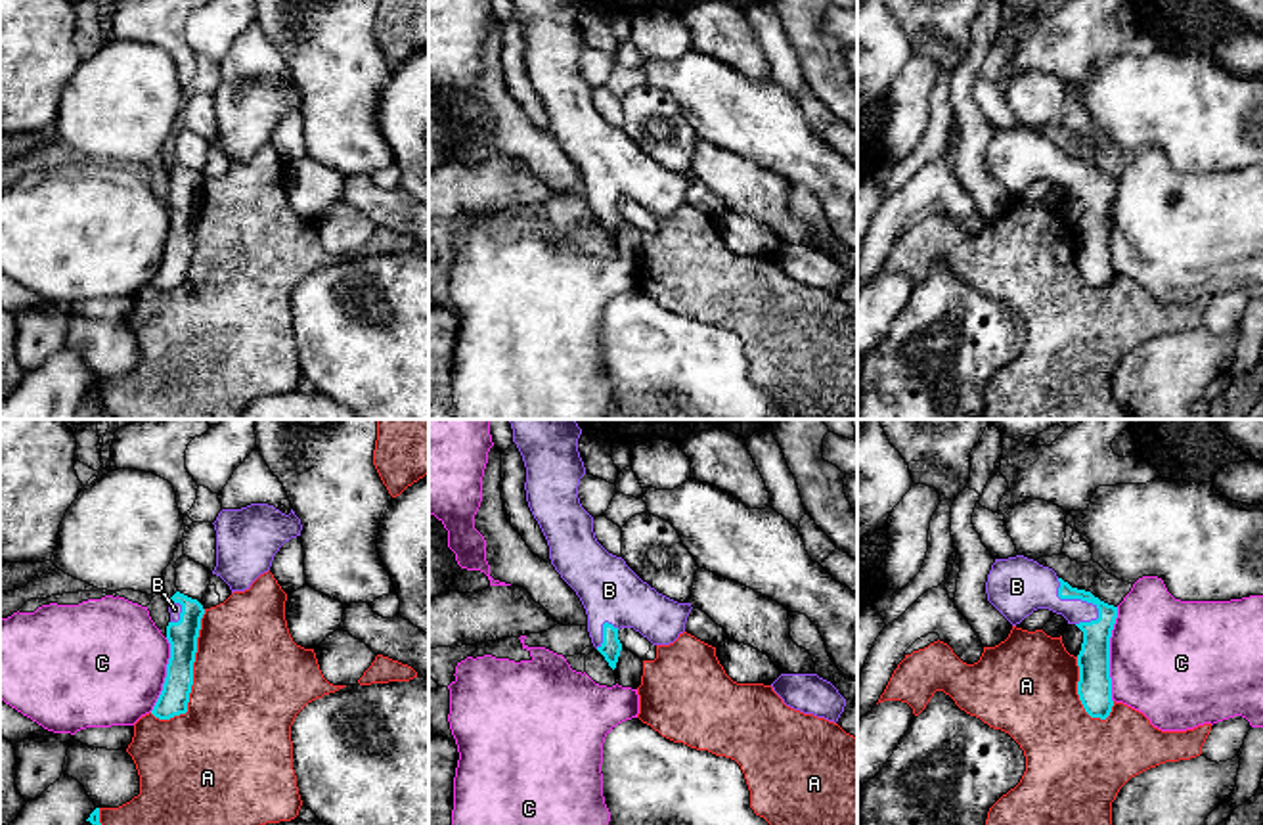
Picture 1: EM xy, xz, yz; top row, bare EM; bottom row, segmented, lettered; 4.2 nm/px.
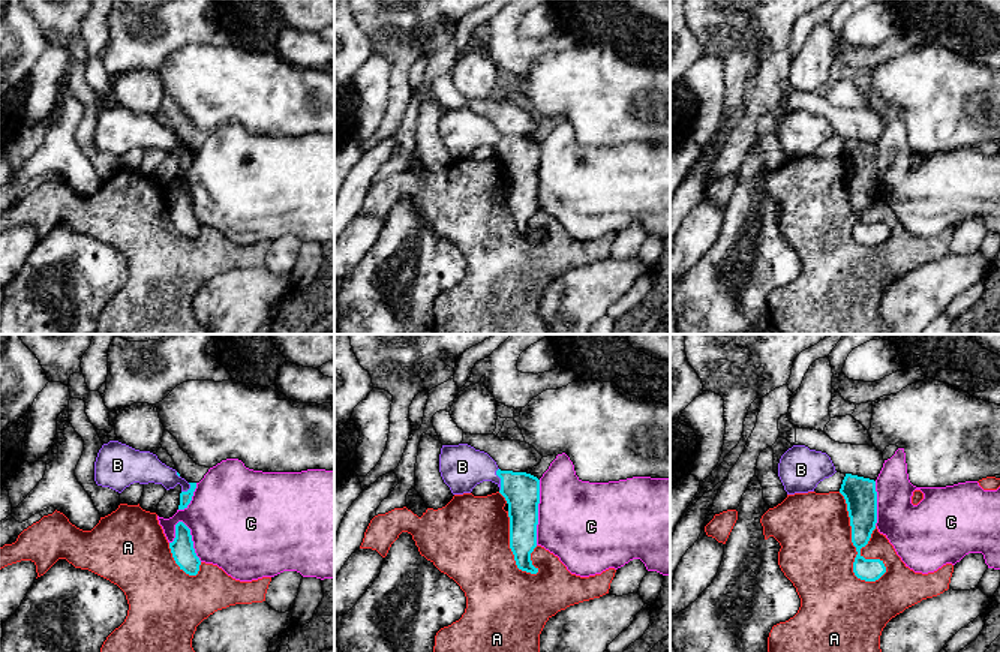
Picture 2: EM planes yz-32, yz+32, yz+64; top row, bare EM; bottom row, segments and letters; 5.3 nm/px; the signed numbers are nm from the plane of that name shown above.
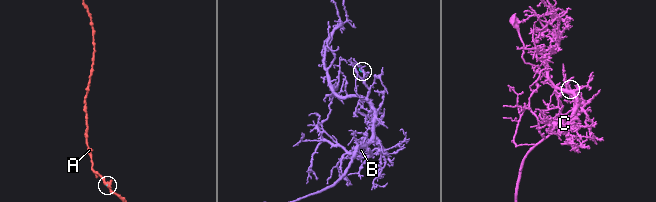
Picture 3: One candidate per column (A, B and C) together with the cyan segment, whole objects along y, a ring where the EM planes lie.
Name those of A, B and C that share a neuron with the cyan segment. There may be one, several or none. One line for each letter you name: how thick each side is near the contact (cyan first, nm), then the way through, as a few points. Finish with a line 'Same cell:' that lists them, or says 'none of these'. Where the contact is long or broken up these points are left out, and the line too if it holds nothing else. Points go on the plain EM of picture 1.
B: 130 nm thick on the cyan side, 260 nm on the other; runs through yz (1095, 221), (1097, 180), (1074, 169), (1017, 157)
Same cell: B

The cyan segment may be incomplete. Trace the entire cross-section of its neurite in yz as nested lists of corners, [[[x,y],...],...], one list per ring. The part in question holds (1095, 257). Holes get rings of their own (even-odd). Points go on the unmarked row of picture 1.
[[[1024,126],[995,130],[986,153],[987,172],[1012,195],[1037,180],[1062,186],[1083,203],[1077,226],[1077,266],[1091,289],[1106,291],[1112,283],[1110,209],[1118,178],[1091,163],[1072,159],[1049,138]]]

